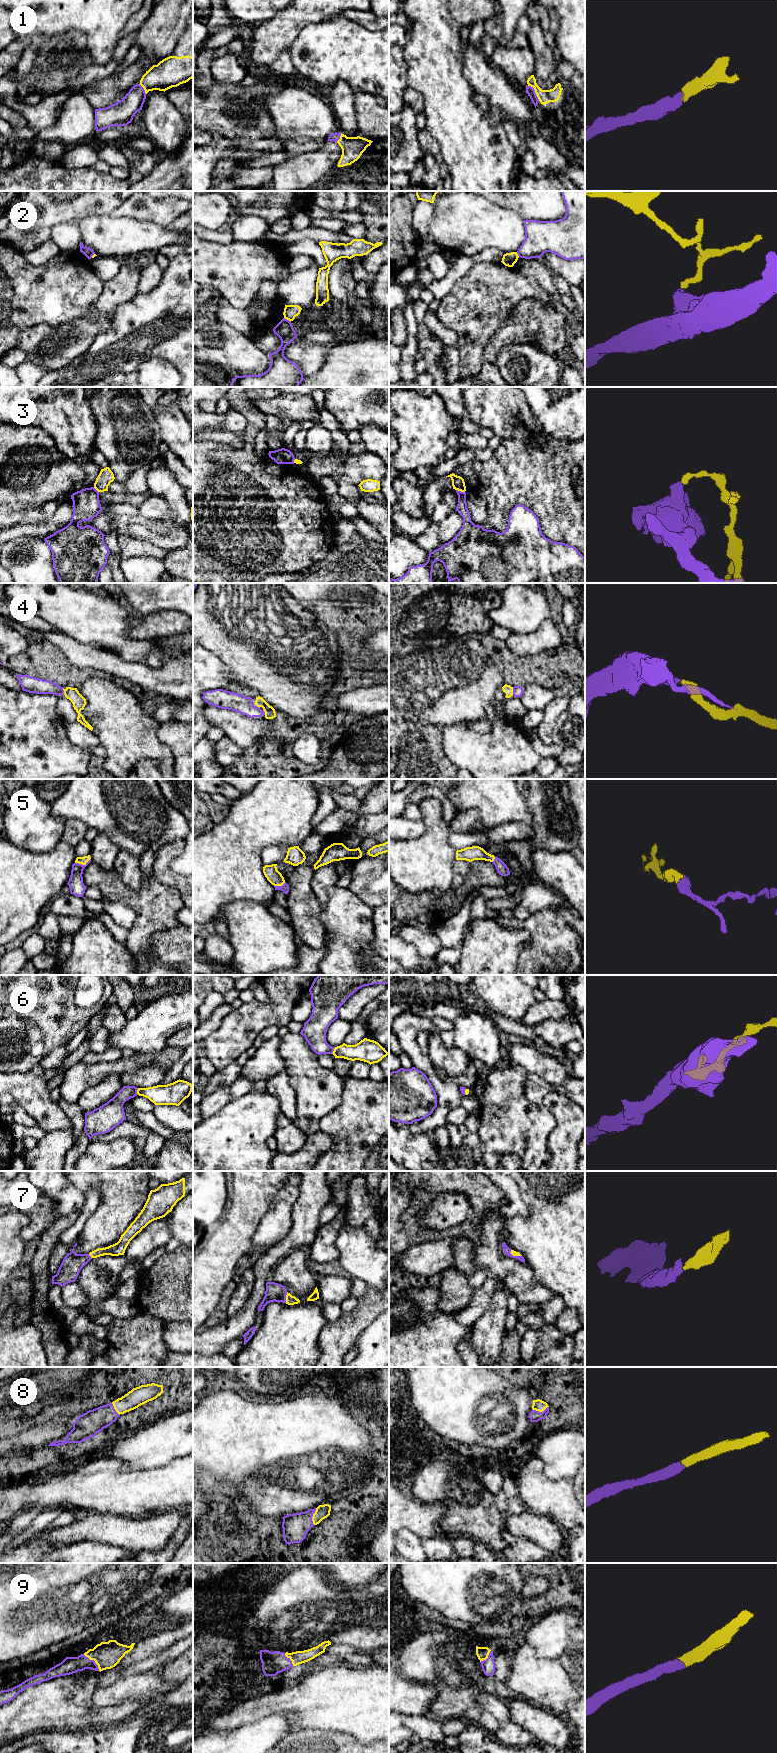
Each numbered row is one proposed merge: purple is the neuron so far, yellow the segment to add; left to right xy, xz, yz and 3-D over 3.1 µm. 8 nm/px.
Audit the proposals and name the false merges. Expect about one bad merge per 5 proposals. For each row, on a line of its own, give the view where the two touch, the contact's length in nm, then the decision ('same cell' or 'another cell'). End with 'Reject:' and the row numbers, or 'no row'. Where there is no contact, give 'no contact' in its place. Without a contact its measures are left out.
1: yz | 160 nm | same cell
2: xz | 70 nm | another cell
3: yz | 80 nm | another cell
4: yz | 60 nm | same cell
5: xy | 130 nm | same cell
6: xy | 60 nm | same cell
7: xz | 90 nm | same cell
8: xz | 140 nm | same cell
9: xy | 190 nm | same cell
Reject: 2, 3

